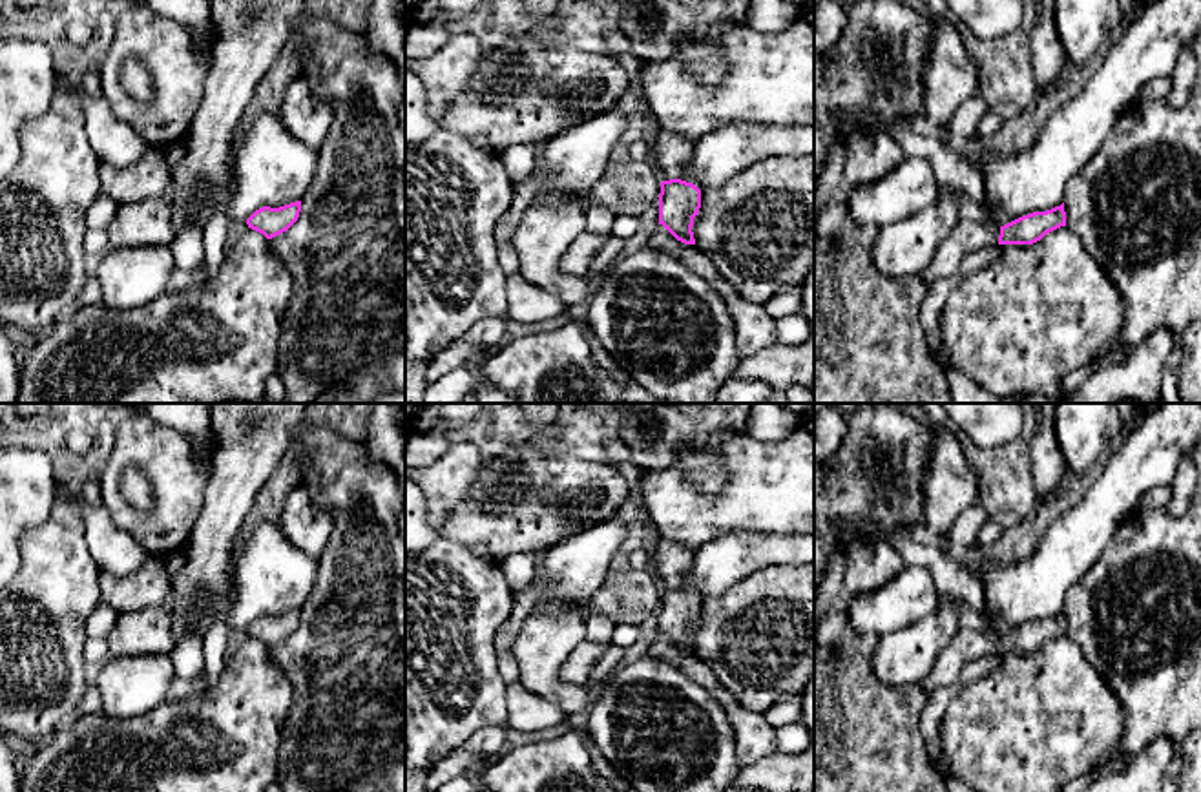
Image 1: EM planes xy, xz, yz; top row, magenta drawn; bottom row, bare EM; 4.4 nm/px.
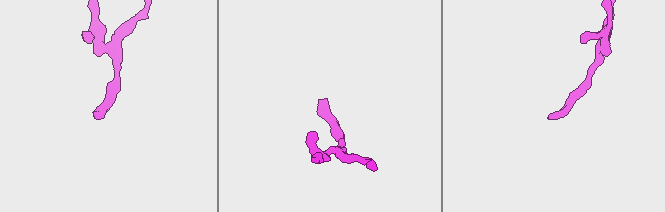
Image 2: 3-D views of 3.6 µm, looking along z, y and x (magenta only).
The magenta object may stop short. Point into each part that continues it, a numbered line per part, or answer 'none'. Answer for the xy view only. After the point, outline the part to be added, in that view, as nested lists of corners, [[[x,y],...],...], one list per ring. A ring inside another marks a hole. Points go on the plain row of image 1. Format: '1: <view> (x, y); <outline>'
none

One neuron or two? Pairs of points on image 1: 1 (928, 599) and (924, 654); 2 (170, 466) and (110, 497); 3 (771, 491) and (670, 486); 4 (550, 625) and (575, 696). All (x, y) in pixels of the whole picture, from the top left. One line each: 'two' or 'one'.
1: two
2: one
3: one
4: one

